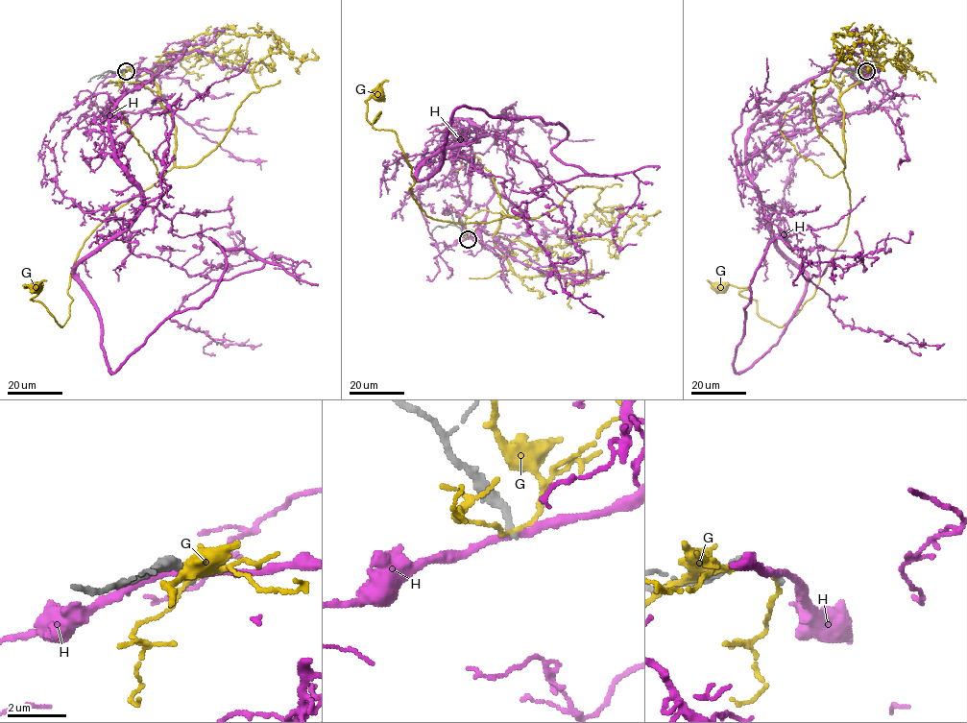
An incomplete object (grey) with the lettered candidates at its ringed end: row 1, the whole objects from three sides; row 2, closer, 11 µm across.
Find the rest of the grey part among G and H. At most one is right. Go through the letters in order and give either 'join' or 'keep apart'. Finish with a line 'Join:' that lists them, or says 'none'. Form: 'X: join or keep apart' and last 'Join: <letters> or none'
G: keep apart
H: keep apart
Join: none

